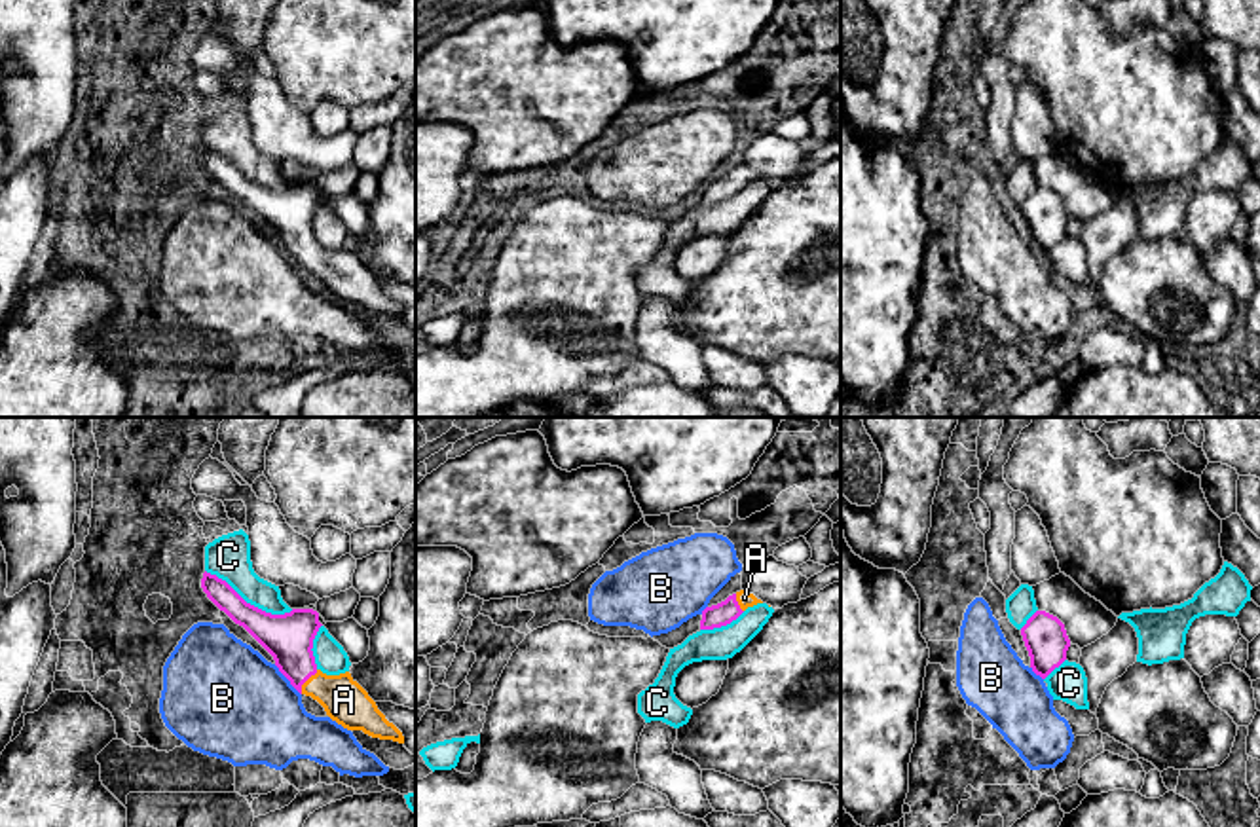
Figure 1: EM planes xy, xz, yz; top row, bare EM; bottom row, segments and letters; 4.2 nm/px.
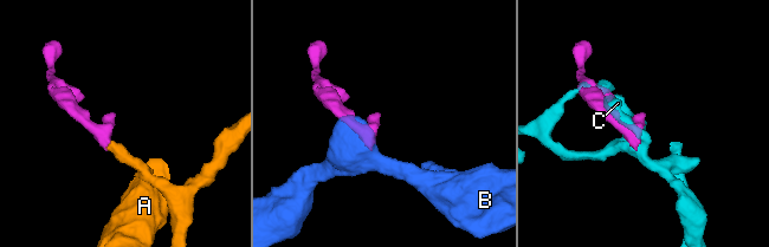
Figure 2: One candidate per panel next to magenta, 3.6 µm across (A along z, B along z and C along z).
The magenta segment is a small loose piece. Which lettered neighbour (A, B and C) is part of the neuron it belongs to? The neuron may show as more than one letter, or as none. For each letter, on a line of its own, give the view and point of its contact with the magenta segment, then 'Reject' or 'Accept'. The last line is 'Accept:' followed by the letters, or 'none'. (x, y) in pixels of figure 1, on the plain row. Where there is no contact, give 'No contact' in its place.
A: Touches magenta at xy (306, 255). Accept
B: Touches magenta at xy (287, 253). Reject
C: Touches magenta at xy (249, 179). Reject
Accept: A

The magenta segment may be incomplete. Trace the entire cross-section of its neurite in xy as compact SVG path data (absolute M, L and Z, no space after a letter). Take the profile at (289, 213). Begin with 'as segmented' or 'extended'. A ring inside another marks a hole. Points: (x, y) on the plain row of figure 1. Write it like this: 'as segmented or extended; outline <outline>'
extended; outline M207 146L201 163L220 186L243 201L273 231L275 241L290 260L300 269L317 275L332 296L347 305L362 305L372 313L404 319L402 307L385 294L349 247L326 250L317 243L311 226L323 201L317 186L266 188L247 178L226 156Z

